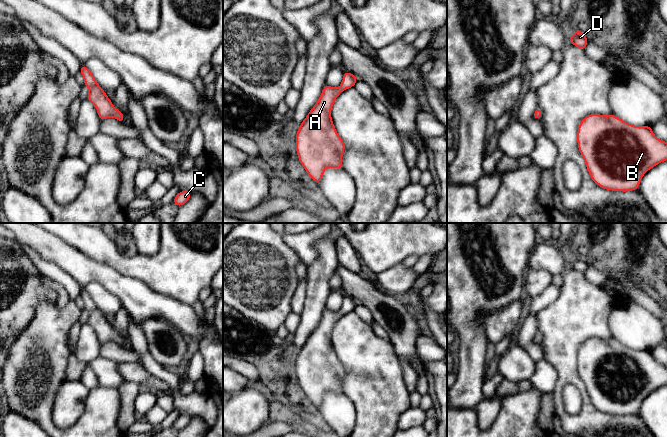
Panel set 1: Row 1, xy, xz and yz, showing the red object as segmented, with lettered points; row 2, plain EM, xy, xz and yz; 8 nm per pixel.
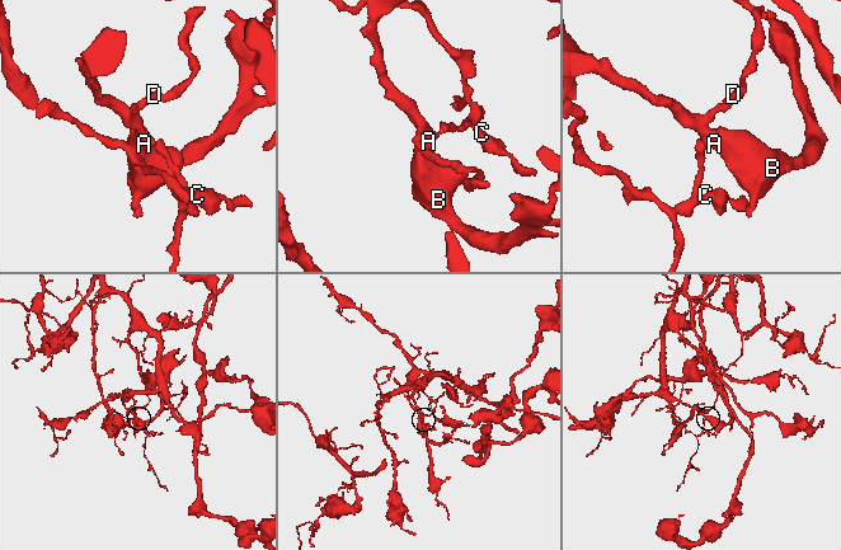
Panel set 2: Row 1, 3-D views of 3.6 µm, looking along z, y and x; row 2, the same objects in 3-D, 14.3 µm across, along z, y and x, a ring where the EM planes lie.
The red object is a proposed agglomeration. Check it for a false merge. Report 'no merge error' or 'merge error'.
no merge error

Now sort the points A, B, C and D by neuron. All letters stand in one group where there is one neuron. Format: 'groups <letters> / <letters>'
groups A B C D

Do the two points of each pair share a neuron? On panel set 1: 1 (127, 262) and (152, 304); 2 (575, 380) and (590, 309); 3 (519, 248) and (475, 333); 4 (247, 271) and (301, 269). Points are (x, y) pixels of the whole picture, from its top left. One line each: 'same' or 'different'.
1: different
2: same
3: same
4: different

